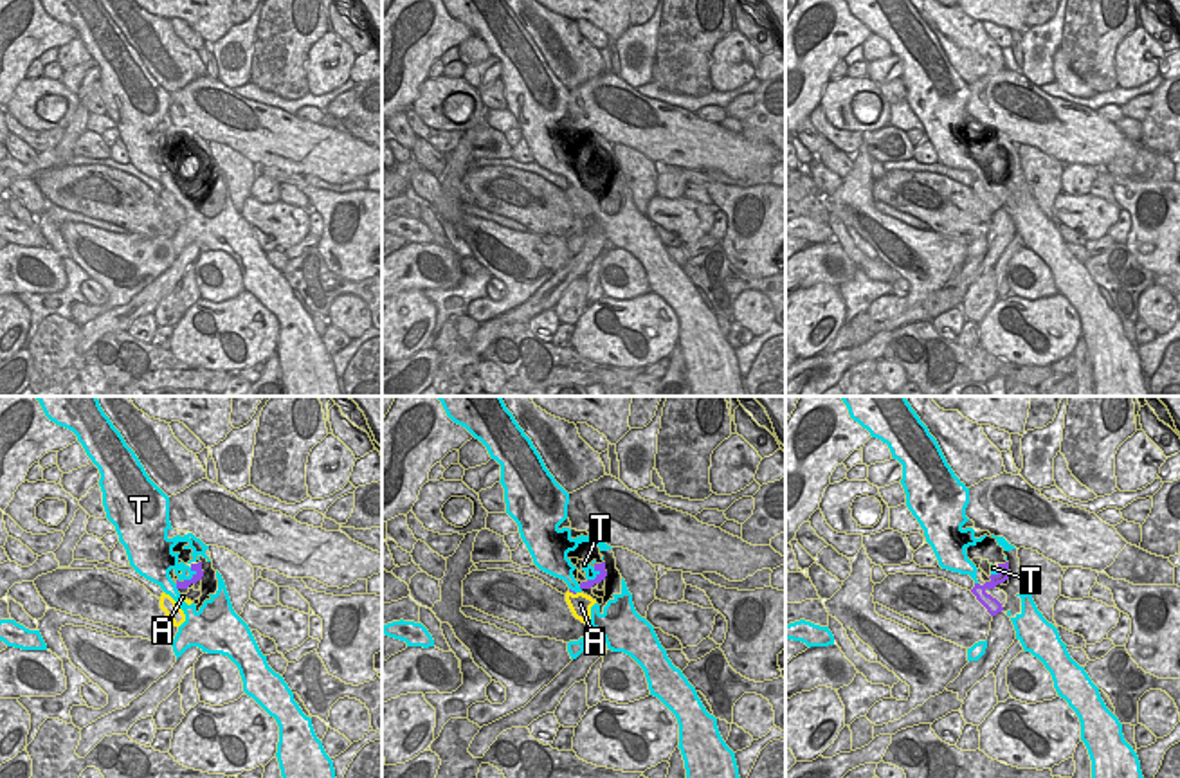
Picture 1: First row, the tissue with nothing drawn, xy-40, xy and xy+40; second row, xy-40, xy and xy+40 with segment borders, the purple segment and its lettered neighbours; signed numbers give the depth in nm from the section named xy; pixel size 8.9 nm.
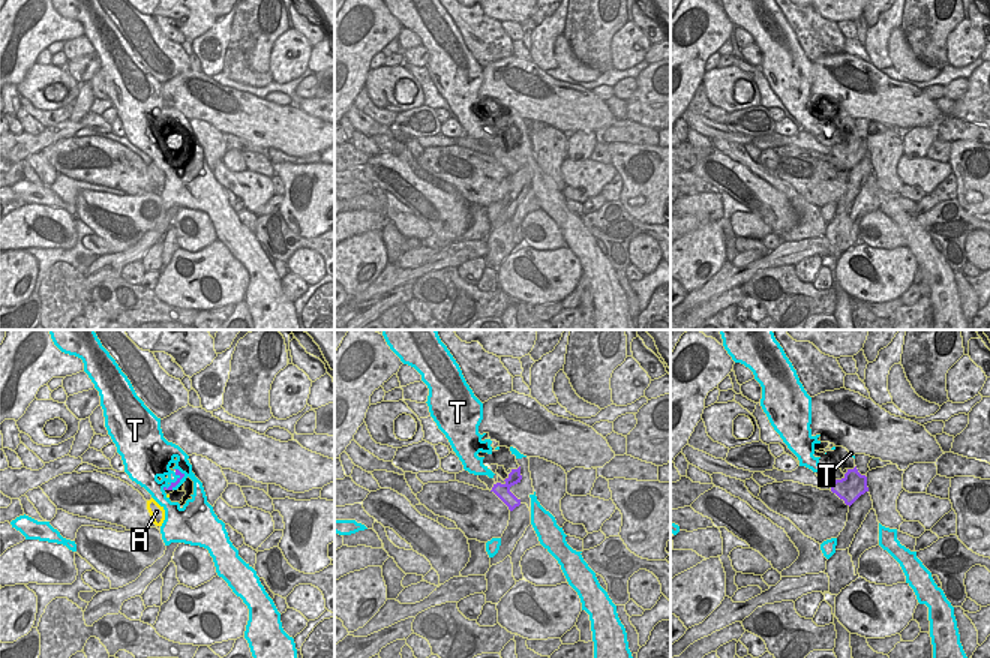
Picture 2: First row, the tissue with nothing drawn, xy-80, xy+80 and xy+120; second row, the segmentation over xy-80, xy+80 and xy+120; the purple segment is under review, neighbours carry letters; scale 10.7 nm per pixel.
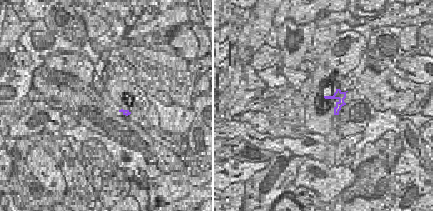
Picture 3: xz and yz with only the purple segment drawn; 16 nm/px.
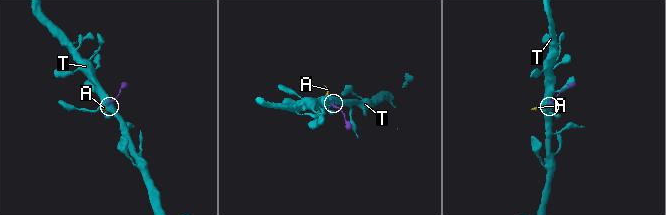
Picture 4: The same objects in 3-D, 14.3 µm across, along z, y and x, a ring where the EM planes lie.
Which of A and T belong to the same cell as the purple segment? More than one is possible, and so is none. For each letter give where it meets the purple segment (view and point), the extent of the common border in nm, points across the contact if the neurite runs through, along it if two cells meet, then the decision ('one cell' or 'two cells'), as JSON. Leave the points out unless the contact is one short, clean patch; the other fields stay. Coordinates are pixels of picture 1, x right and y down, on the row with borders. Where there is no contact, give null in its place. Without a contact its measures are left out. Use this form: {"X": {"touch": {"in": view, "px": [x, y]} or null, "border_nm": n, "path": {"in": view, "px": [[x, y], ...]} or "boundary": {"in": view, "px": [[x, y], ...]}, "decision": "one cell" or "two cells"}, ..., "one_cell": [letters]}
{"A": {"touch": {"in": "xy", "px": [573, 593]}, "border_nm": 100, "path": {"in": "xy", "px": [[570, 589], [573, 593], [580, 604]]}, "decision": "one cell"}, "T": {"touch": {"in": "xy-40", "px": [191, 578]}, "border_nm": 150, "boundary": {"in": "xy-40", "px": [[197, 571], [184, 580]]}, "decision": "two cells"}, "one_cell": ["A"]}

